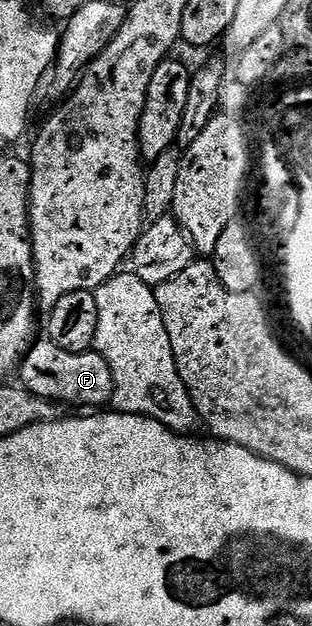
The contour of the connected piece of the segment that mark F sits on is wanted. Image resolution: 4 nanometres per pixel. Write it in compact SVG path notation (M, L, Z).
M48 339L41 340L33 344L29 349L29 354L21 360L19 378L21 377L20 384L24 389L31 391L37 397L42 397L48 401L56 401L65 407L68 407L68 405L105 407L112 402L113 376L111 375L111 367L107 367L107 363L96 351L72 353L71 351L63 351L63 347L59 347L53 341Z

